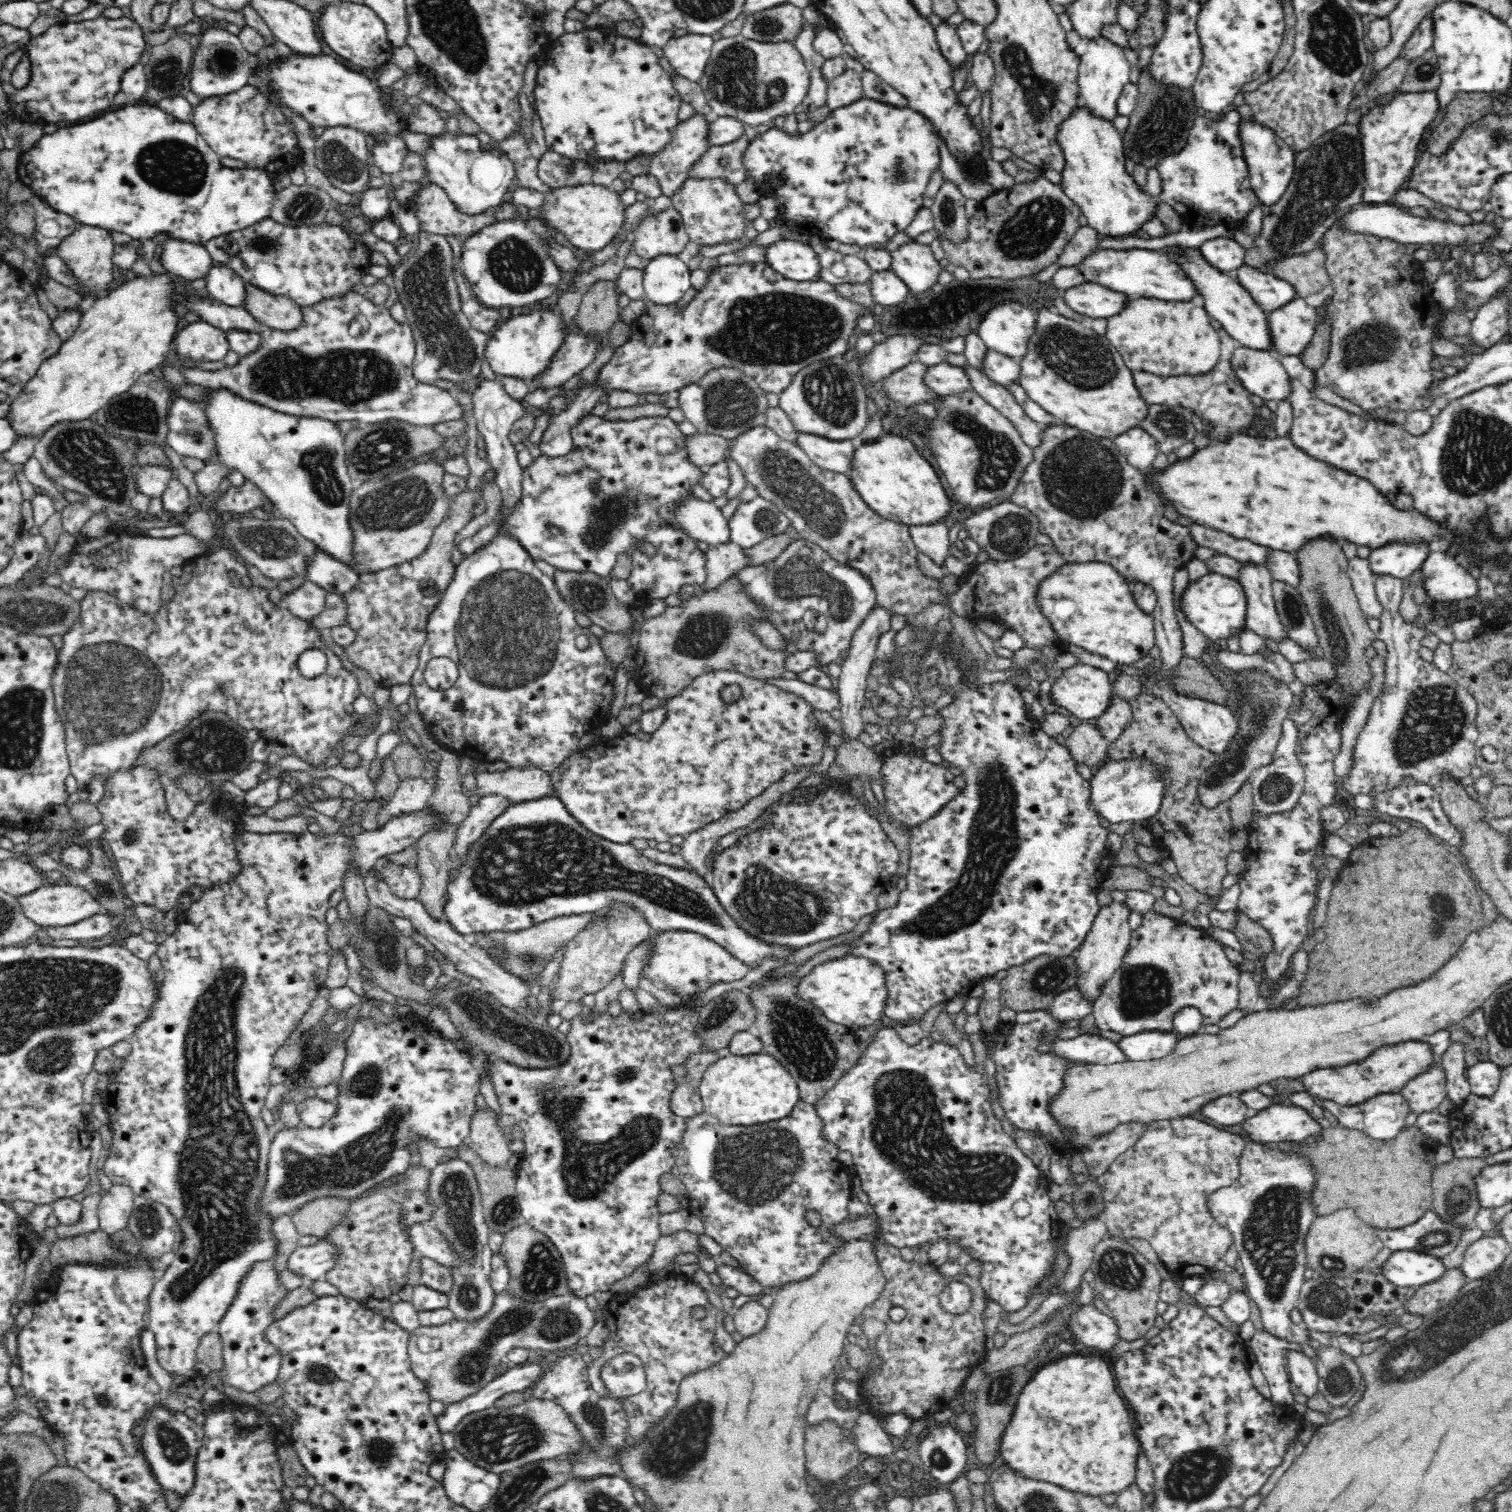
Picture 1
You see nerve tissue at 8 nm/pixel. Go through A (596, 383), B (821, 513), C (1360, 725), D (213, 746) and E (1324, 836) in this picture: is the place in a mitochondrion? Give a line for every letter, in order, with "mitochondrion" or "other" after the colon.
A: other
B: mitochondrion
C: other
D: mitochondrion
E: other

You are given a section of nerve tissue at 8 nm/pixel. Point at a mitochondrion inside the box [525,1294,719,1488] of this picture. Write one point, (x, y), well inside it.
(680, 1446)

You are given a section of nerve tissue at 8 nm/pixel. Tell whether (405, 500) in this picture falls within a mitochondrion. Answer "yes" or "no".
yes

